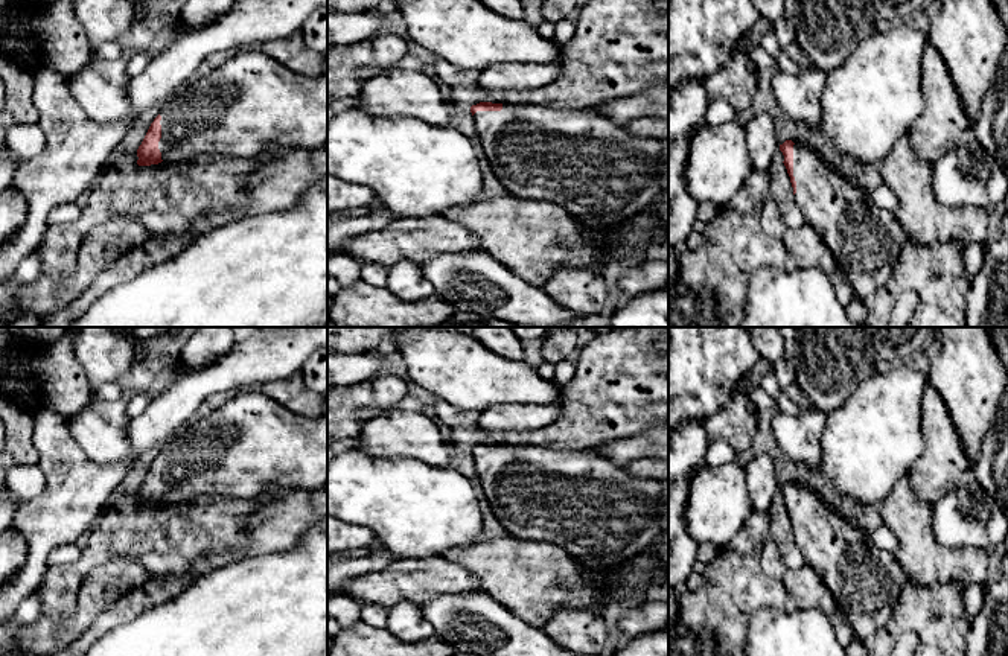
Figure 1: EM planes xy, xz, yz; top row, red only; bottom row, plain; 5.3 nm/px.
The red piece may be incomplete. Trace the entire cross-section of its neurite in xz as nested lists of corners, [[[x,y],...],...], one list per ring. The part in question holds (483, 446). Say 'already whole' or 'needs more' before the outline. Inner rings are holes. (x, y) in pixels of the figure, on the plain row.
needs more; [[[480,443],[471,447],[475,470],[489,505],[509,536],[557,543],[586,571],[606,571],[621,557],[635,557],[661,536],[661,481],[632,476],[626,466],[617,466],[592,447],[580,451],[551,449],[533,444]]]

